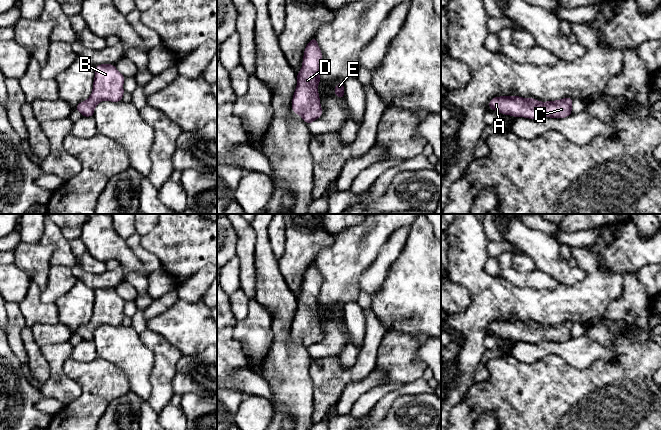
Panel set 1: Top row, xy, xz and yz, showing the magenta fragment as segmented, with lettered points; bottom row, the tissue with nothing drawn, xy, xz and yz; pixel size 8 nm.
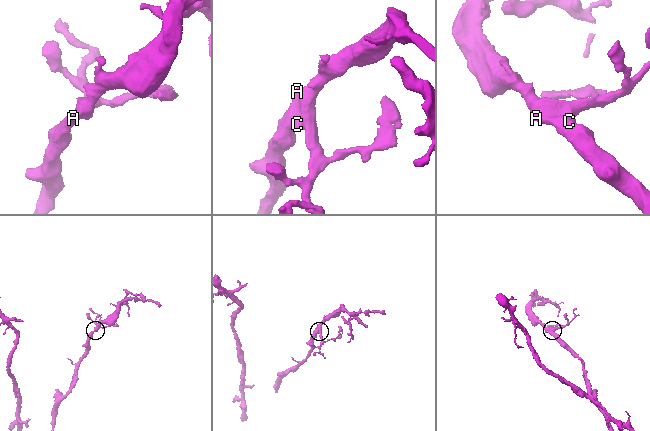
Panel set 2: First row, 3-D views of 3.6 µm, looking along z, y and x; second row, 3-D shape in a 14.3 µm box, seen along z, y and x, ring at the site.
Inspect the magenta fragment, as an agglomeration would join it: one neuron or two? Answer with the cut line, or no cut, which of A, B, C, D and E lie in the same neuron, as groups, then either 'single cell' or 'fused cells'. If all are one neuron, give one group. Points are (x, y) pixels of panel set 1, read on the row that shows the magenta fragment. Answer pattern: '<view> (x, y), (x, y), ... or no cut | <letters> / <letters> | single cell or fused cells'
no cut | A B C D E | single cell

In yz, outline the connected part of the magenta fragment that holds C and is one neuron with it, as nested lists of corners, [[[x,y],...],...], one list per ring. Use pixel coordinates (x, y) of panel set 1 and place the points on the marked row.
[[[499,96],[492,98],[488,106],[504,115],[539,119],[541,117],[562,119],[572,114],[573,100],[566,97],[555,101],[541,102],[535,98],[521,96]]]

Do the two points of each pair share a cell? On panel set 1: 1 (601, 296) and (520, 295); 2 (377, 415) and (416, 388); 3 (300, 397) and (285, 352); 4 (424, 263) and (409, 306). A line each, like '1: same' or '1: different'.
1: same
2: same
3: same
4: same

